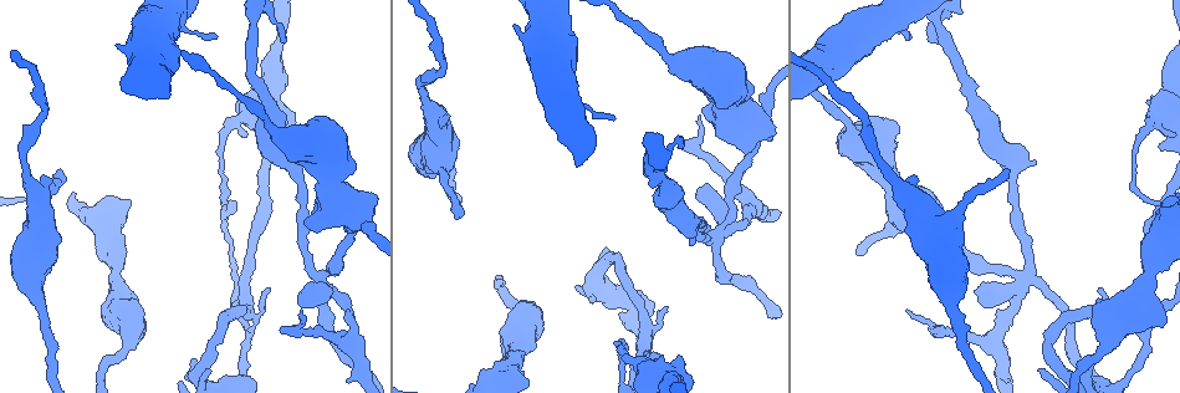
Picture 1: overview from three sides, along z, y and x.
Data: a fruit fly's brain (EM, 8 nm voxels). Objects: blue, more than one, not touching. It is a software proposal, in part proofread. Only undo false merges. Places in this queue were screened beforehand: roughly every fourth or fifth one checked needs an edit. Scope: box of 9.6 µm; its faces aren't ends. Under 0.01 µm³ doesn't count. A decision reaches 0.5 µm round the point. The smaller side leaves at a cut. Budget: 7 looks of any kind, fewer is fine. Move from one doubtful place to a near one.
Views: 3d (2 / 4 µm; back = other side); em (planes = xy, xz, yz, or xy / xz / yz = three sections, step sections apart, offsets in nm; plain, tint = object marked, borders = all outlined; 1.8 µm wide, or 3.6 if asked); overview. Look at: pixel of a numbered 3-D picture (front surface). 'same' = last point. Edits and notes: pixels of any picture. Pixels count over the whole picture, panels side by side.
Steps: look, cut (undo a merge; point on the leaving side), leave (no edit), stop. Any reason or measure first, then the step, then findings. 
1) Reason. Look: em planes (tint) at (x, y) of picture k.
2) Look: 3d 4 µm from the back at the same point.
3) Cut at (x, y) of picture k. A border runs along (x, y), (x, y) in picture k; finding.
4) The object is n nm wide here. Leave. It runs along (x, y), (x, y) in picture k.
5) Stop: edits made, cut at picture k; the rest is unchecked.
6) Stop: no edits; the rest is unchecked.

Sharp bend. Look: 3d 2 µm from the back at (590, 293) of picture 1.

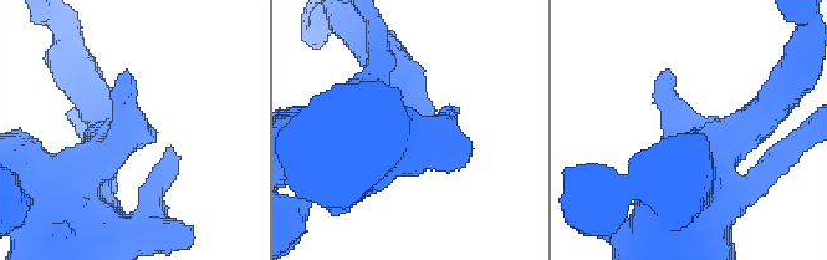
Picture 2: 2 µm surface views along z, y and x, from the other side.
The arms are 300, 500 nm wide. Look: em planes (tint) at (133, 127) of picture 2.

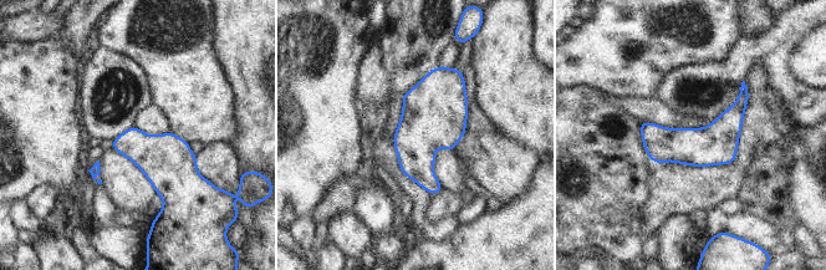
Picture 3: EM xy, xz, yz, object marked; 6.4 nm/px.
Leave. Continuous, no second cell.

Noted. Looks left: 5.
Thick turns thin. Look: 3d 4 µm at (128, 344) of picture 1.

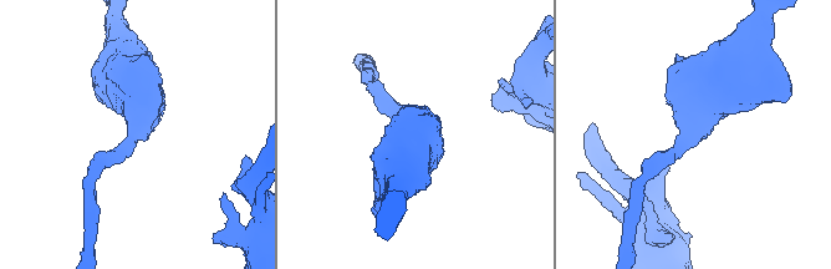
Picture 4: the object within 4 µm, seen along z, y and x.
Need the tissue. Look: em 3.6 µm xy step 8 (tint) at (140, 126) of picture 4.

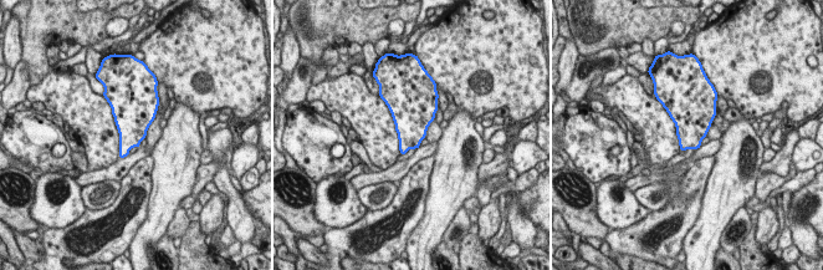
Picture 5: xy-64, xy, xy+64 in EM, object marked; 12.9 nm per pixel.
Look: em 3.6 µm xz step 4 (tint) at the same point.

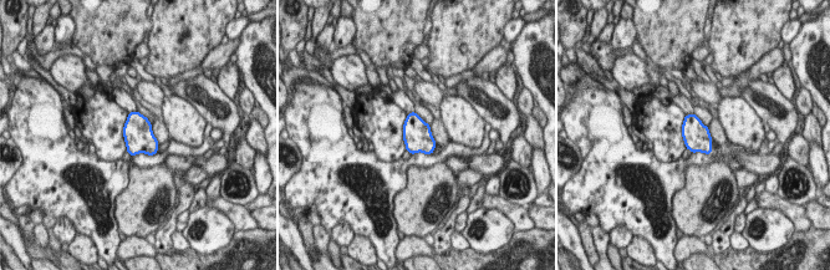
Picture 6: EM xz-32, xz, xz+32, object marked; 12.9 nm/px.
The object is 340 nm wide here. Leave. All the same cell.

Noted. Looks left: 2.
Calibre changes. Look: em 3.6 µm planes (plain) at (351, 211) of picture 1.

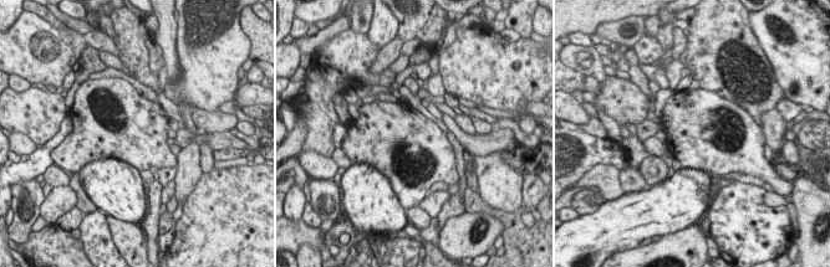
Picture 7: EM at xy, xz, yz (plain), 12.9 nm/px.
What lies round it. Look: em 3.6 µm planes (borders) at the same point.

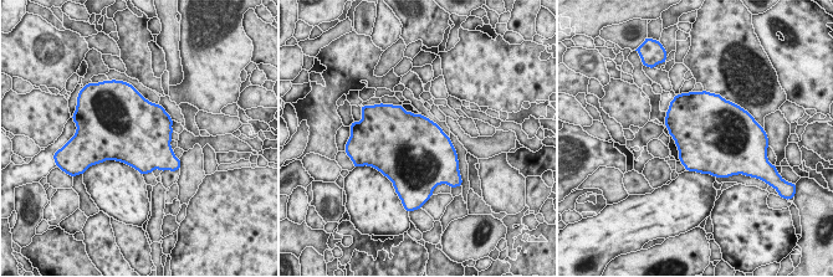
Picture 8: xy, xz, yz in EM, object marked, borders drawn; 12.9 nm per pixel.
The object is 850 nm wide here. Leave. One cell here.

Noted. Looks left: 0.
Stop: no edits; the rest is unchecked.

